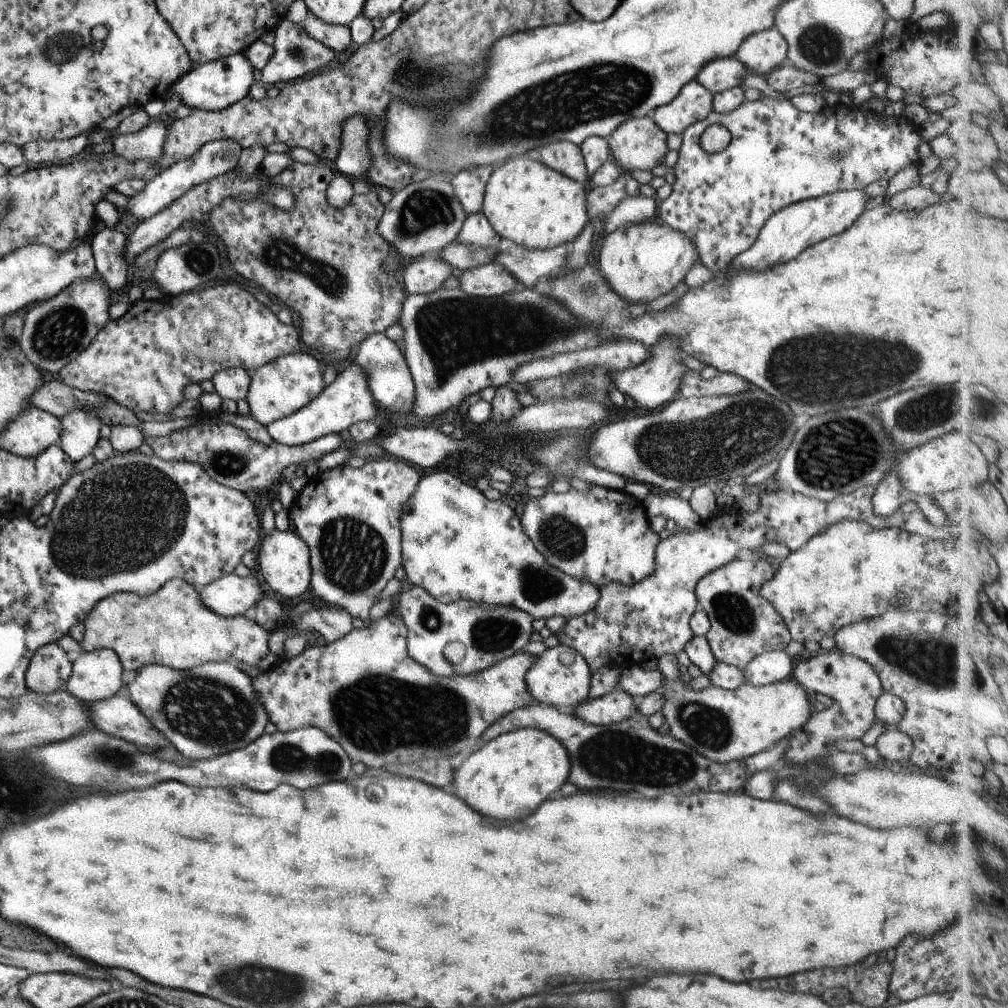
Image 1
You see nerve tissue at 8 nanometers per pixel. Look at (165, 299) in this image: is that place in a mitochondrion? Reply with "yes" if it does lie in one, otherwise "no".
no

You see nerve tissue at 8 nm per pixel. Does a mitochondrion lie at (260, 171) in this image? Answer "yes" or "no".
no

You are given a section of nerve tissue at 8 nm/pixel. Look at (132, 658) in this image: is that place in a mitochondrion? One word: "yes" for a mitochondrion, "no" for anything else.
no

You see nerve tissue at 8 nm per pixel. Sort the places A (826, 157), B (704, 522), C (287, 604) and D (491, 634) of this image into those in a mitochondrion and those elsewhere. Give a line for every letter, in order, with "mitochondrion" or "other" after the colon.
A: mitochondrion
B: other
C: other
D: mitochondrion

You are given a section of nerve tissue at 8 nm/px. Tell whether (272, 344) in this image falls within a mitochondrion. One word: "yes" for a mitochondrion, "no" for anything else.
no

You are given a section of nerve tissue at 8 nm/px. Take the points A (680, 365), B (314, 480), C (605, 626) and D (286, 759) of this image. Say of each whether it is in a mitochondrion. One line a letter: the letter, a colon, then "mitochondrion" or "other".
A: other
B: other
C: other
D: mitochondrion

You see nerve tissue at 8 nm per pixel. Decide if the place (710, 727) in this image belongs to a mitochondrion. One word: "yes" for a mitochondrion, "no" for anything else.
yes

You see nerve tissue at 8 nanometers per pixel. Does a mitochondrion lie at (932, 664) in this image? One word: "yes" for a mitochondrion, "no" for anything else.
yes

